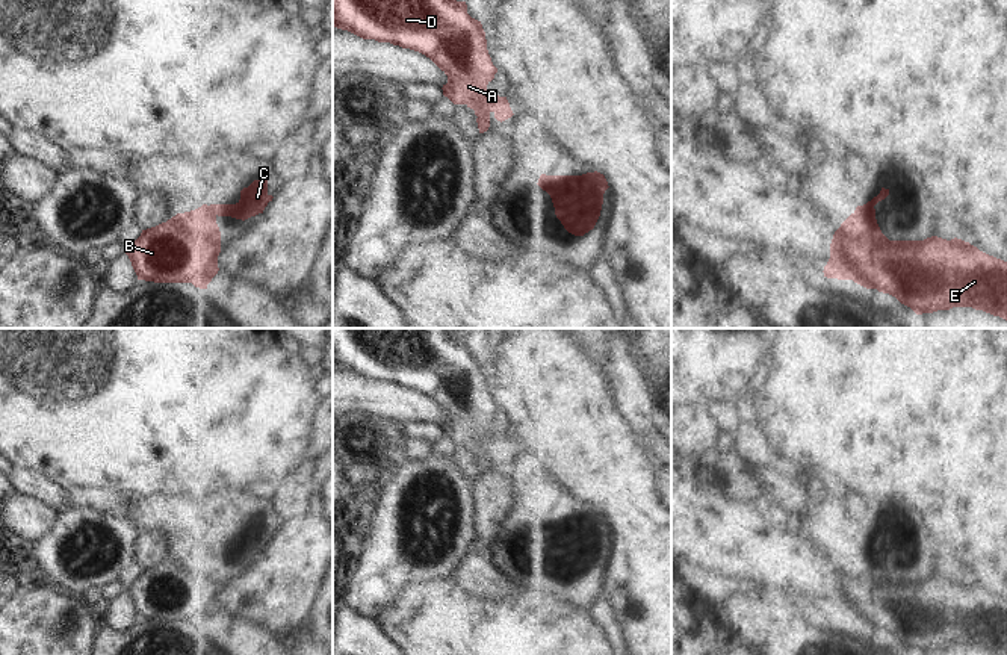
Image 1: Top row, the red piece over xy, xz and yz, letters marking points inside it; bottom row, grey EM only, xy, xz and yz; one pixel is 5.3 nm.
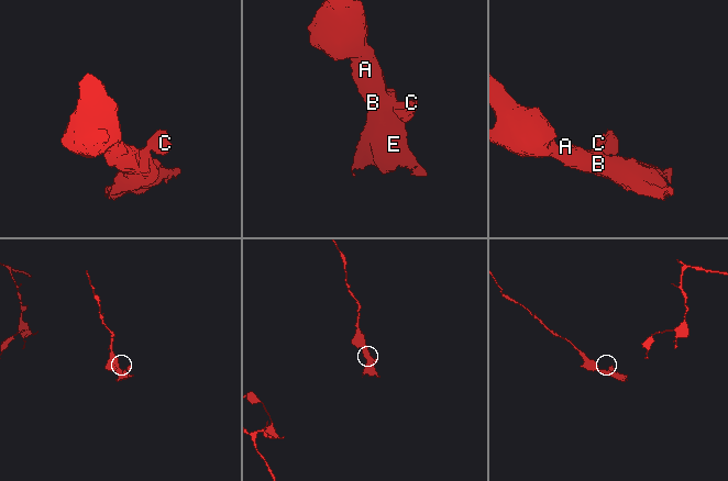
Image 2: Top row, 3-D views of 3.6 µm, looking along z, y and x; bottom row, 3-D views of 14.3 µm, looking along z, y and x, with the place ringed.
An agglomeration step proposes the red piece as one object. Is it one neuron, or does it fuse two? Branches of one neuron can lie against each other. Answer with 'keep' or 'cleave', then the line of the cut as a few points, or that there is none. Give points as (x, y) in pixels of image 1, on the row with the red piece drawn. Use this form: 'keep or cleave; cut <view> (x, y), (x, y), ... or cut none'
cleave; cut yz (864, 204), (873, 207)

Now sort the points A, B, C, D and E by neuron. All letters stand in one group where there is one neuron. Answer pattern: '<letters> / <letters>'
A B D E / C

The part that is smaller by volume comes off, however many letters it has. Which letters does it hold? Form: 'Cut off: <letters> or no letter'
Cut off: C

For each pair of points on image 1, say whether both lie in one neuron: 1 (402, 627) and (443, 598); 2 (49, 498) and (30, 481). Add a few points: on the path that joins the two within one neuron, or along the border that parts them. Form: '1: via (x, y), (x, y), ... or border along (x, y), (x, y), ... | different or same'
1: via (413, 622), (421, 620), (433, 608) | same
2: via (44, 493), (35, 484) | same

